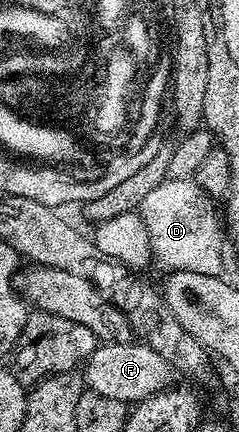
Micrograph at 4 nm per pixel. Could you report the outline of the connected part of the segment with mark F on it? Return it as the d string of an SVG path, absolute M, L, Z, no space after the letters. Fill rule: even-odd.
M143 341L103 342L84 364L85 386L93 394L125 399L132 405L137 404L148 395L155 395L157 391L167 390L168 384L171 382L171 380L169 381L170 374L172 374L171 368L164 357Z

